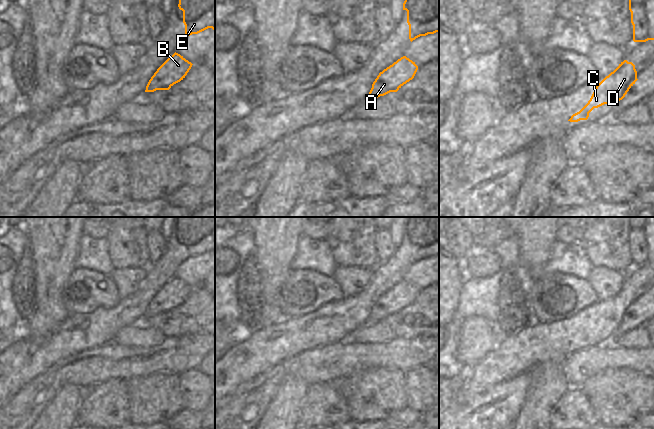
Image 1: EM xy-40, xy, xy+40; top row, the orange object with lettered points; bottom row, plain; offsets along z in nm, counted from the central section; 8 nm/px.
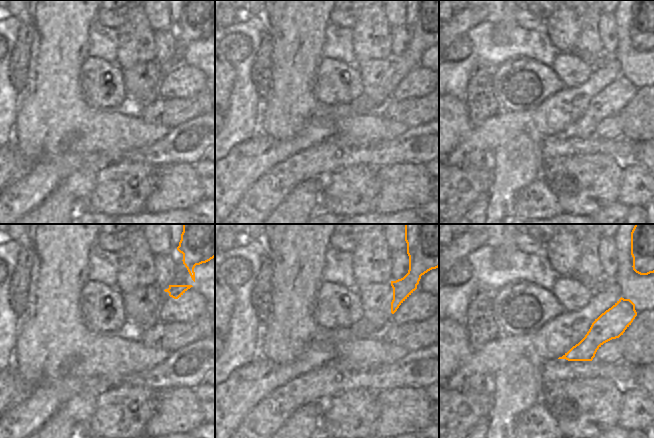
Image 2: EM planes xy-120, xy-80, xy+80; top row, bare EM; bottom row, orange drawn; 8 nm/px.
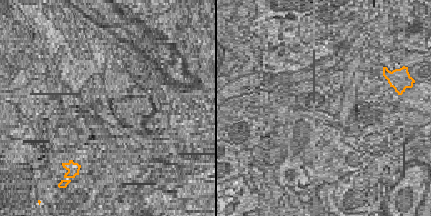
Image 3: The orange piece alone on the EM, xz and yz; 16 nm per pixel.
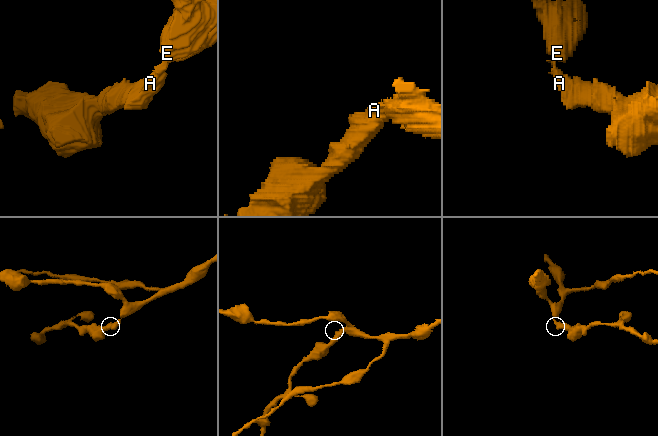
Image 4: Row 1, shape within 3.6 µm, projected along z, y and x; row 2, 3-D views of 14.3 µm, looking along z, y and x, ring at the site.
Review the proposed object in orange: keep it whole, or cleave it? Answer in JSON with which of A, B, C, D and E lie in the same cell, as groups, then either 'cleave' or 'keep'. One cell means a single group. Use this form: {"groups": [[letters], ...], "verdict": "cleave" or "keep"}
{"groups": [["A", "B", "C", "D"], ["E"]], "verdict": "cleave"}

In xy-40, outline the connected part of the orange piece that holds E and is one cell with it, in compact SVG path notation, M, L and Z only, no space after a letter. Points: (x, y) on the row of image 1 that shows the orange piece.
M179 0L178 7L183 11L185 37L198 34L208 28L215 30L215 0Z

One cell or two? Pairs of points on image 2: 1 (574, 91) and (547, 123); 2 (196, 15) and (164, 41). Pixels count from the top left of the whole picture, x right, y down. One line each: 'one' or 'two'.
1: one
2: one

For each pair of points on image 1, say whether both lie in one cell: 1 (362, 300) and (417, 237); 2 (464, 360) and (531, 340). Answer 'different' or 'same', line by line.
1: same
2: same

